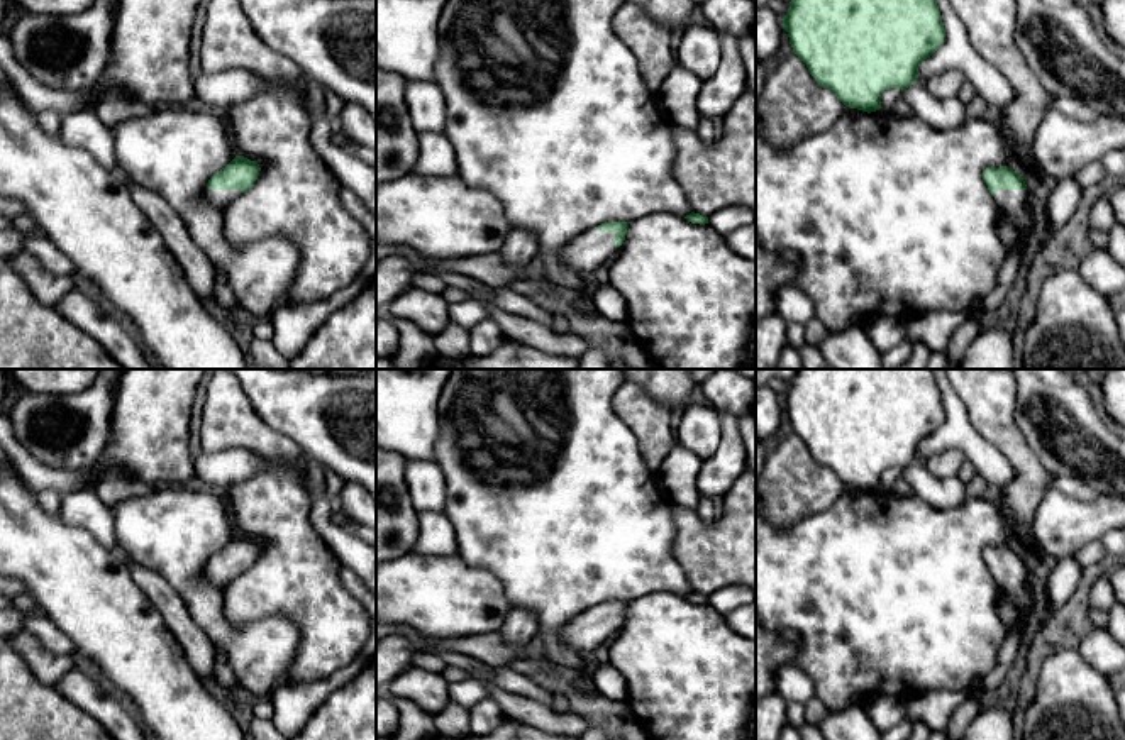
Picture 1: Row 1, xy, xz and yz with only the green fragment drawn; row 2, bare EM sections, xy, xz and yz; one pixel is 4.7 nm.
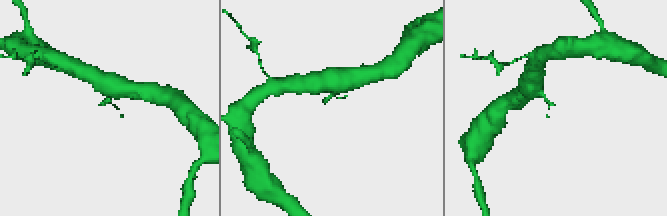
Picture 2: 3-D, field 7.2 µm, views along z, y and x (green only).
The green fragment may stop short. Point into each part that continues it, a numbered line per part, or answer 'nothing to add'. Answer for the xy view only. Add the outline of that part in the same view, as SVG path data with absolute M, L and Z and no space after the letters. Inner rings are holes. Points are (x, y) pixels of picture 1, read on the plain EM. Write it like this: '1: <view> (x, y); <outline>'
1: xy (217, 576); M205 567L203 571L205 579L217 584L217 586L227 586L230 581L234 581L242 572L237 569L210 569Z

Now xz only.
1: xz (585, 632); M600 608L586 610L562 628L564 643L579 654L590 654L618 630L618 625L613 623L615 615L617 611Z

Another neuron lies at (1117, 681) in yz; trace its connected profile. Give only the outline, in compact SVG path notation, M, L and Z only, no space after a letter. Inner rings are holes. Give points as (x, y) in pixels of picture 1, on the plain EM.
M1125 669L1115 674L1108 674L1106 677L1118 706L1120 720L1125 725Z

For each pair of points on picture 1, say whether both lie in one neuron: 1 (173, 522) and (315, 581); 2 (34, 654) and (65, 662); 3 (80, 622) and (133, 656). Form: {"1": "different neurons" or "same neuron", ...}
{"1": "different neurons", "2": "same neuron", "3": "same neuron"}

